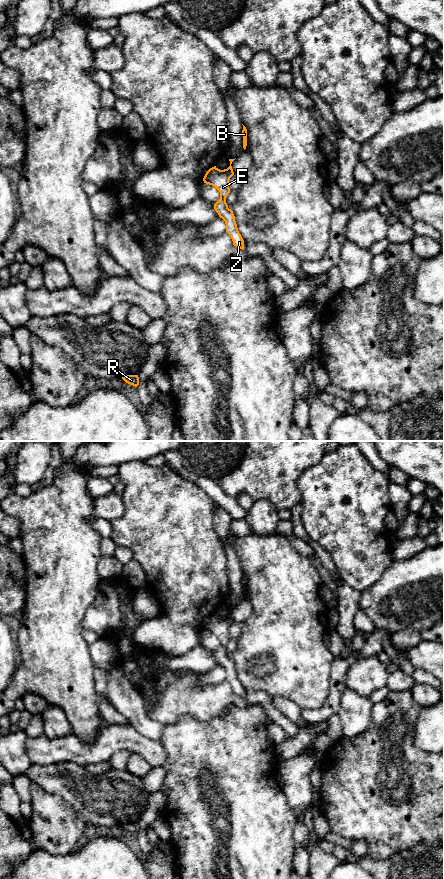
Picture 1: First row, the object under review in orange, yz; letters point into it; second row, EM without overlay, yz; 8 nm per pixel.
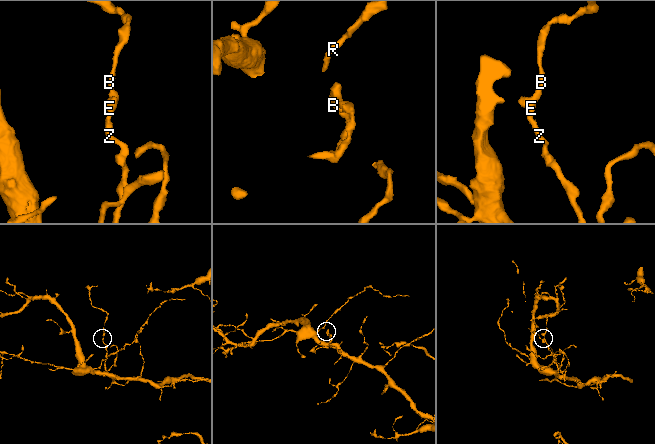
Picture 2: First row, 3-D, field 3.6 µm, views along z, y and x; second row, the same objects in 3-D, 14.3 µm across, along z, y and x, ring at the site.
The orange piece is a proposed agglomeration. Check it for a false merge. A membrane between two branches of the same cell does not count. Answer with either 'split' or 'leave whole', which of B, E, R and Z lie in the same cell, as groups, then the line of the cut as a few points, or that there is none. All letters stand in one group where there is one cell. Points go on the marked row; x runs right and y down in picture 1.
leave whole; groups B E R Z; cut none

